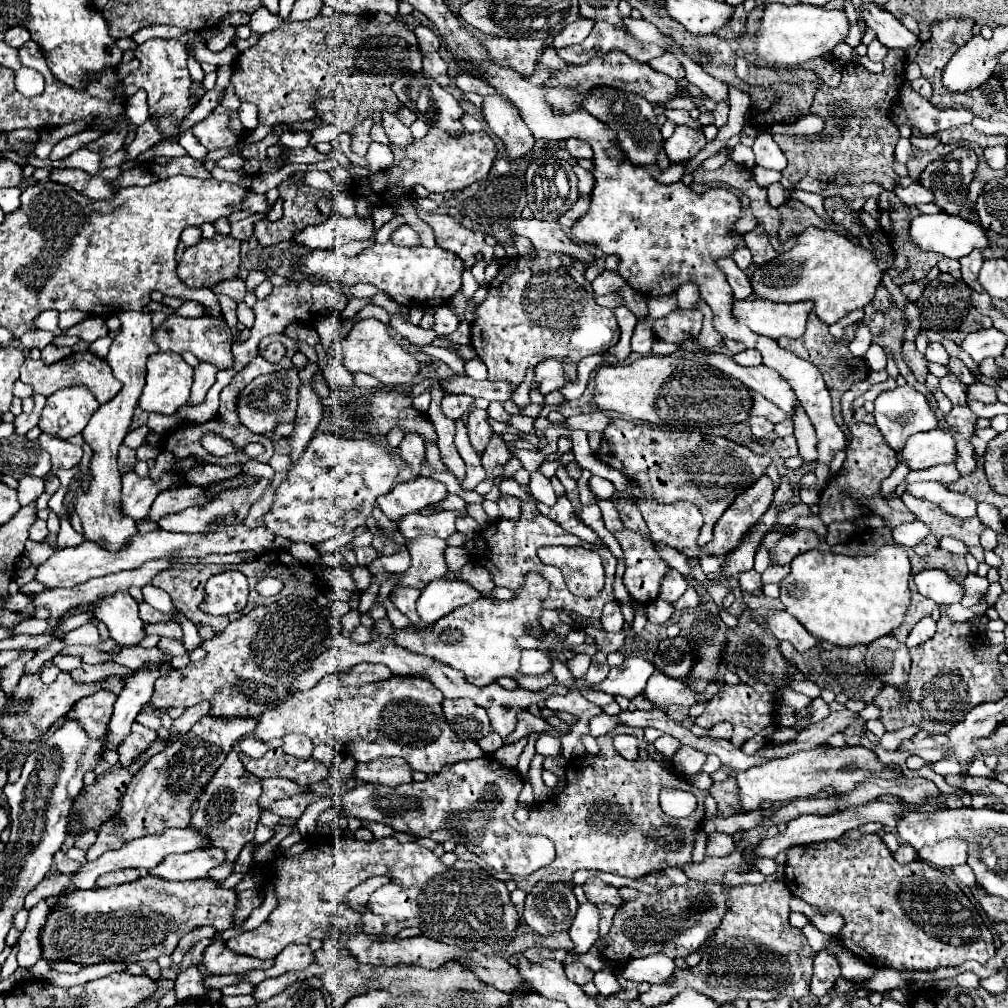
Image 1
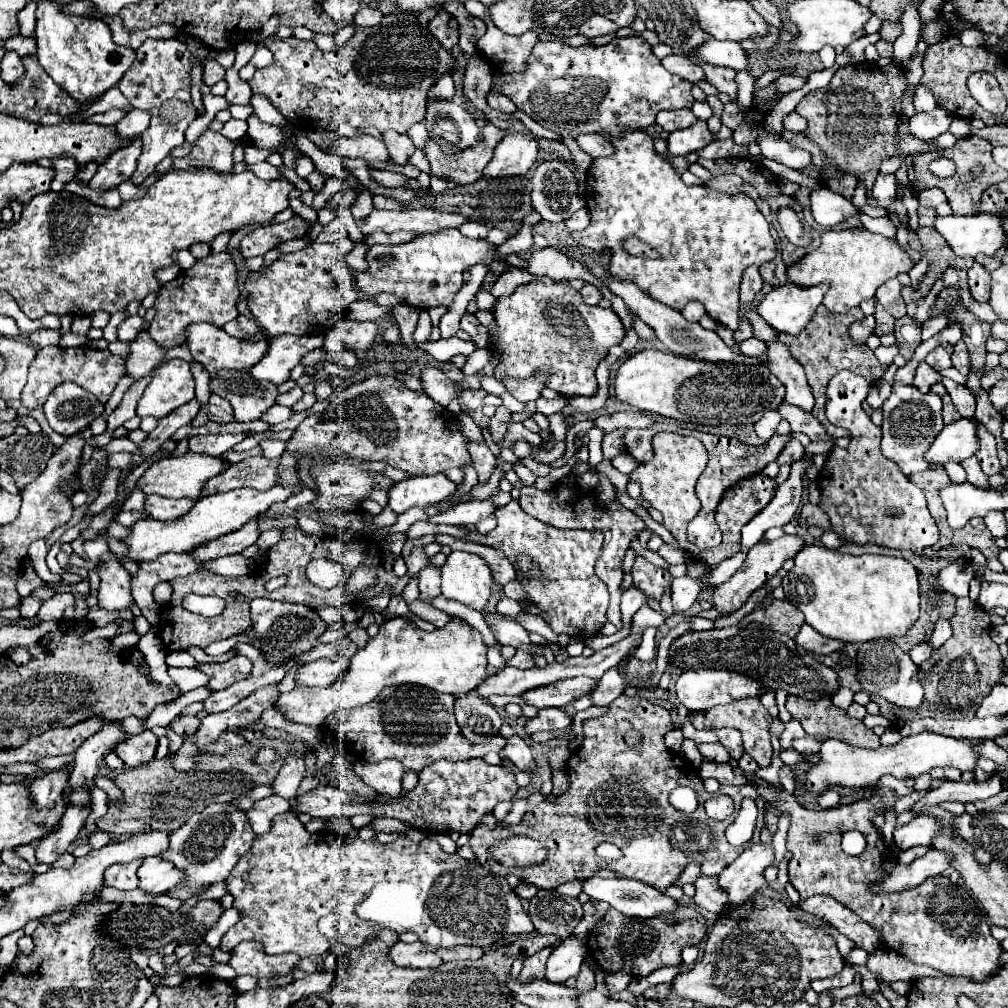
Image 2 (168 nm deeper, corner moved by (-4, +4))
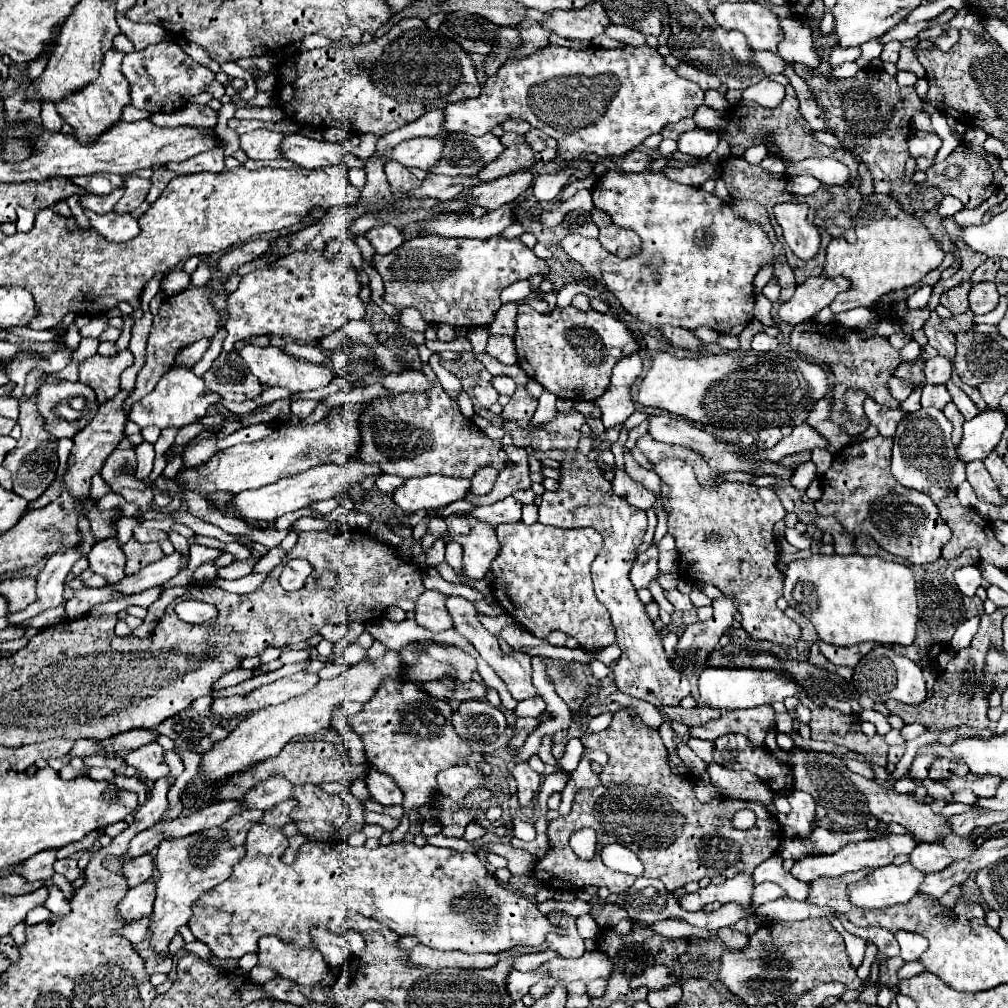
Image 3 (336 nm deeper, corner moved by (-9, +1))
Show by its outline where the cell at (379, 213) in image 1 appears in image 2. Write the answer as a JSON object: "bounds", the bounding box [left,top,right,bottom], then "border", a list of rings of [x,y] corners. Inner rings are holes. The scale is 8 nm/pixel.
{"bounds":[458,222,490,239],"border":[[[467,222],[458,228],[462,234],[474,239],[485,239],[488,235],[490,227],[478,222]]]}

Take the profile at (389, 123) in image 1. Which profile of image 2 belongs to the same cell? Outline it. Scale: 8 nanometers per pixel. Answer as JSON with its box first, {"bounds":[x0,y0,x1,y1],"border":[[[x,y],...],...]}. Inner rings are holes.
{"bounds":[382,130,414,166],"border":[[[386,130],[382,132],[382,140],[390,152],[390,160],[398,166],[406,166],[408,164],[408,158],[414,154],[414,144],[408,136],[402,136],[394,130]]]}

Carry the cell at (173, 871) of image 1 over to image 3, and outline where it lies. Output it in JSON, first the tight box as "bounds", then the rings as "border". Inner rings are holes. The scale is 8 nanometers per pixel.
{"bounds":[119,881,155,919],"border":[[[145,881],[127,891],[123,901],[119,903],[119,915],[123,919],[139,919],[153,911],[155,901],[155,881]]]}

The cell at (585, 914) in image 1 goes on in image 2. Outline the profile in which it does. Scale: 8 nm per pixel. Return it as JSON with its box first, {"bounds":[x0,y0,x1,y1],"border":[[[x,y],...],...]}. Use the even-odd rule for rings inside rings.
{"bounds":[546,938,588,984],"border":[[[576,938],[562,940],[562,944],[556,946],[548,958],[546,980],[554,984],[564,984],[568,978],[576,976],[582,966],[582,954],[588,954],[584,942]]]}

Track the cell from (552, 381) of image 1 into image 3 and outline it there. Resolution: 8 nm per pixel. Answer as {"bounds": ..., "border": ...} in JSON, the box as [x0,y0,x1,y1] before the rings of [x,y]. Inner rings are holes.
{"bounds":[493,375,517,397],"border":[[[499,375],[499,377],[493,379],[493,387],[499,391],[499,395],[509,395],[511,397],[517,389],[517,383],[507,375]]]}

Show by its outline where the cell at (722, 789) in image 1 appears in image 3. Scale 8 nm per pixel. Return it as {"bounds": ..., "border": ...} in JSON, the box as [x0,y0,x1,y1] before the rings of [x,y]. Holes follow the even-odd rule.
{"bounds":[533,707,783,893],"border":[[[633,707],[615,711],[611,725],[601,733],[583,731],[581,741],[587,749],[605,751],[609,761],[601,765],[601,773],[597,773],[601,785],[577,791],[571,813],[549,823],[549,849],[533,867],[533,875],[543,885],[563,888],[563,891],[589,885],[607,887],[611,893],[625,891],[633,883],[631,875],[611,871],[601,863],[599,851],[607,843],[621,843],[631,849],[645,865],[643,877],[661,879],[667,891],[675,891],[703,877],[733,877],[739,871],[753,873],[759,863],[775,855],[783,839],[779,821],[759,803],[735,803],[731,799],[699,803],[693,793],[693,783],[685,781],[685,775],[671,771],[667,749],[657,729],[647,727]],[[743,807],[749,807],[757,817],[755,825],[745,831],[735,829],[731,823],[733,815]],[[583,827],[593,827],[597,833],[597,853],[589,861],[579,859],[569,847],[571,833]]]}

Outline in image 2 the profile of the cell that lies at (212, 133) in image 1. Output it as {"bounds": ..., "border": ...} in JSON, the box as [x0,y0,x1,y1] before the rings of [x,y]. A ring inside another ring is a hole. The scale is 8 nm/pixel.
{"bounds":[172,132,232,172],"border":[[[204,132],[192,146],[186,158],[174,160],[172,170],[210,168],[216,172],[228,172],[232,168],[232,144],[218,132]]]}

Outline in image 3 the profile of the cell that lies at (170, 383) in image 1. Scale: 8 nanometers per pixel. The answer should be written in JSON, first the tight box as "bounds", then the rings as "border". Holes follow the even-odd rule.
{"bounds":[129,367,219,429],"border":[[[171,367],[159,381],[159,385],[141,401],[137,401],[131,407],[129,419],[135,421],[141,429],[147,425],[157,425],[159,429],[165,427],[185,427],[189,423],[195,423],[199,417],[207,415],[207,407],[211,403],[217,403],[219,397],[211,393],[199,377],[193,375],[189,367]]]}

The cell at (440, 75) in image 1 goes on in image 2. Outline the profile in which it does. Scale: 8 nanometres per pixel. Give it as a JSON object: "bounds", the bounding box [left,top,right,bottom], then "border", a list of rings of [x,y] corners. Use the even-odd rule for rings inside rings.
{"bounds":[428,76,454,100],"border":[[[442,76],[436,86],[430,88],[430,94],[428,94],[428,100],[442,100],[442,98],[452,98],[454,96],[454,82],[450,76]]]}

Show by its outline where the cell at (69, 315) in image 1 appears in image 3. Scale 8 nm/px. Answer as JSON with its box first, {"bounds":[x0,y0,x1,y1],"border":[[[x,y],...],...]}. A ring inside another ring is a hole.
{"bounds":[140,279,160,312],"border":[[[152,279],[151,281],[149,281],[149,283],[147,283],[141,296],[140,308],[143,312],[149,311],[149,303],[151,299],[158,293],[159,290],[160,281]]]}

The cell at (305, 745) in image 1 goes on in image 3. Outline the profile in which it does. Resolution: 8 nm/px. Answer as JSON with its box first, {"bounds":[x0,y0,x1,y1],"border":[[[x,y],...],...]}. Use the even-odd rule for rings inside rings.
{"bounds":[243,775,293,809],"border":[[[273,775],[267,781],[255,785],[245,797],[243,801],[247,803],[247,809],[255,807],[255,809],[271,809],[277,803],[289,799],[293,795],[293,785],[291,781],[287,781],[281,775]]]}

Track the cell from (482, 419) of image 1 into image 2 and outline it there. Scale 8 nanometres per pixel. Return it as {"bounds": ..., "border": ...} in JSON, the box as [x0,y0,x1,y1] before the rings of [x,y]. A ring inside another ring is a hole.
{"bounds":[468,442,496,484],"border":[[[474,442],[468,444],[468,450],[470,450],[470,456],[472,456],[474,468],[478,472],[478,482],[476,484],[486,484],[490,480],[494,468],[496,468],[494,454],[490,452],[490,448],[486,444],[474,444]]]}

